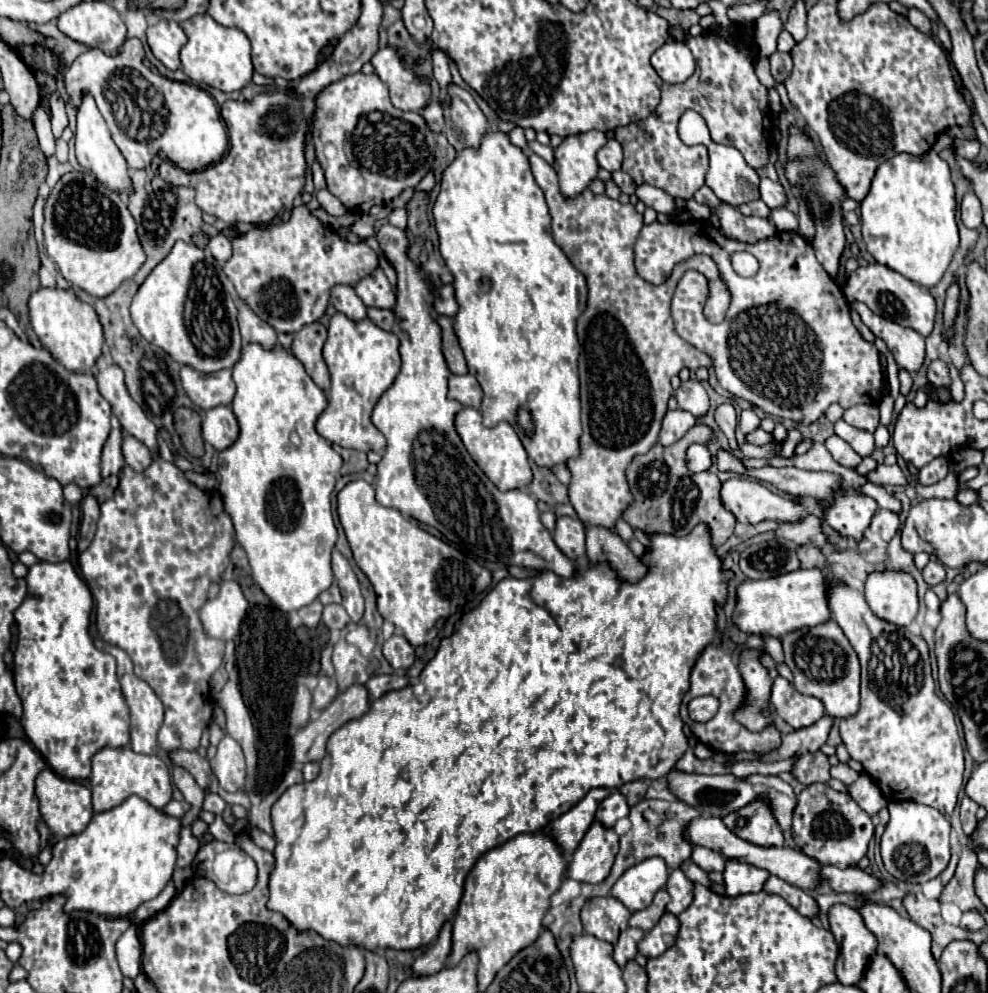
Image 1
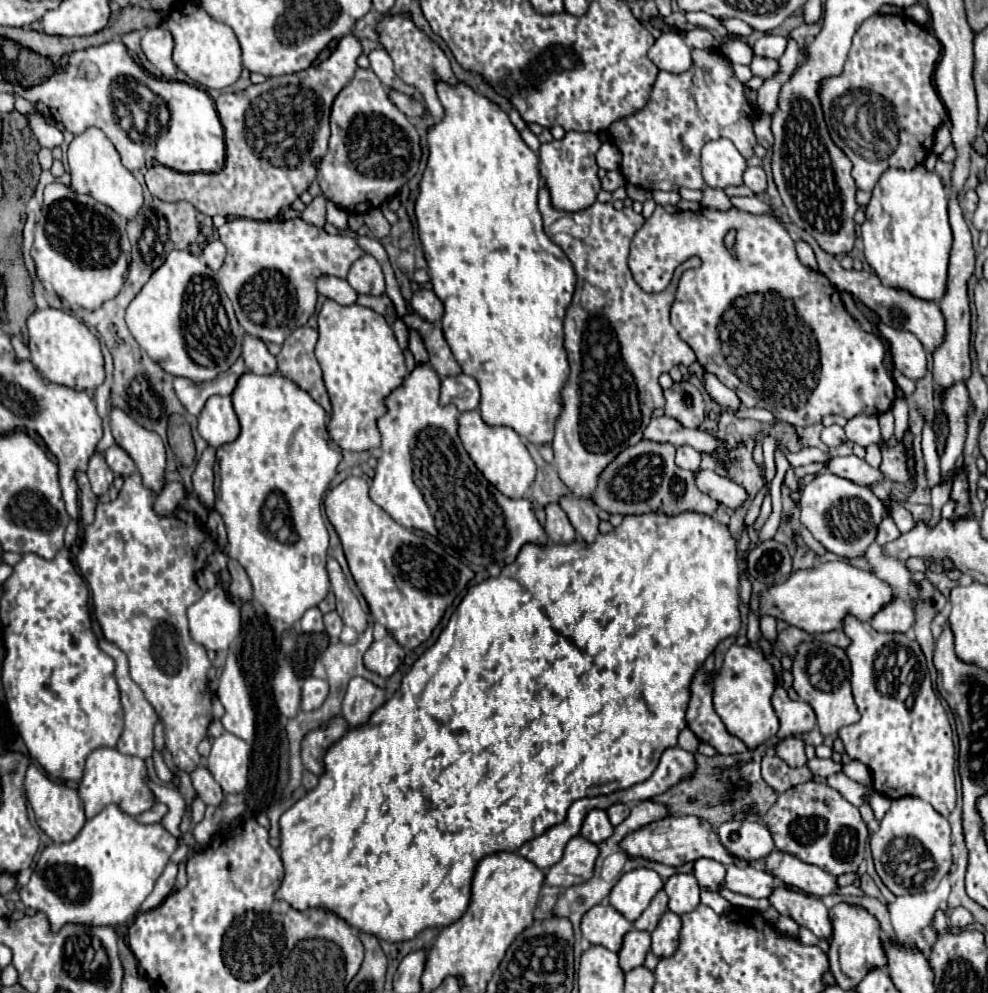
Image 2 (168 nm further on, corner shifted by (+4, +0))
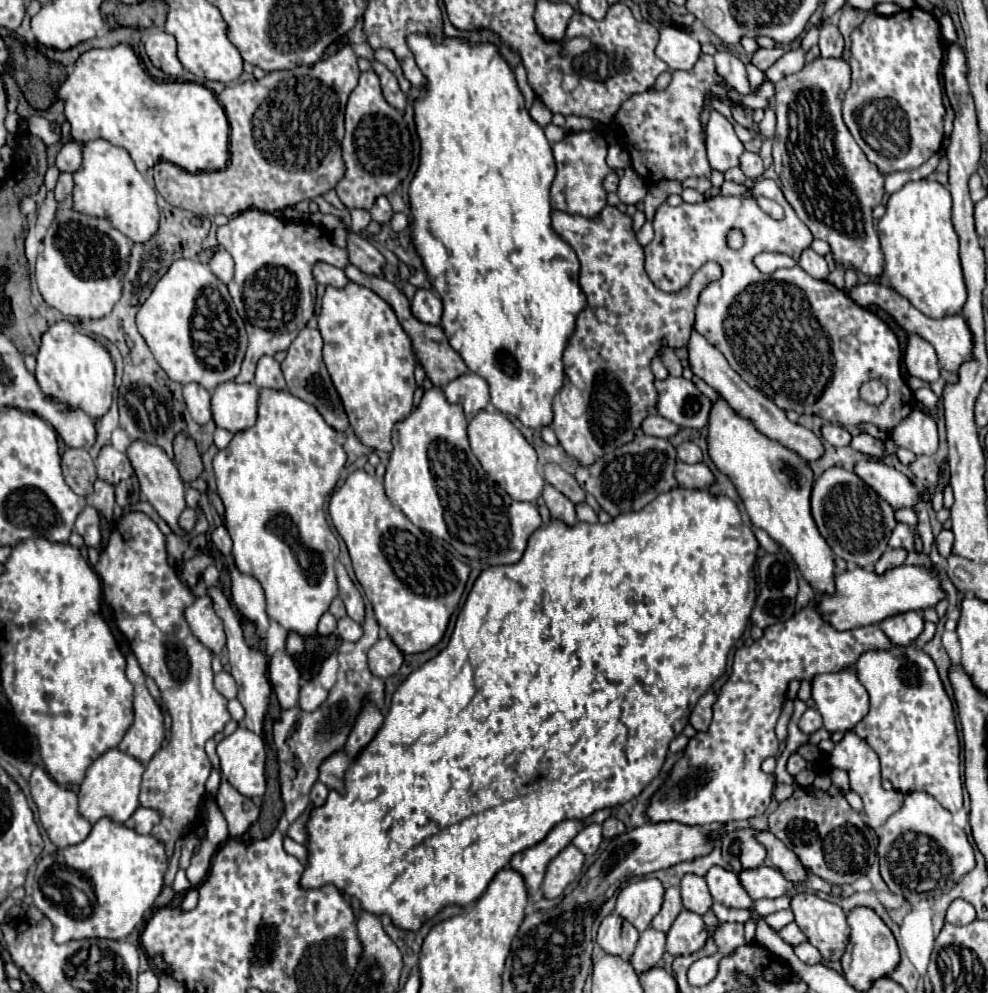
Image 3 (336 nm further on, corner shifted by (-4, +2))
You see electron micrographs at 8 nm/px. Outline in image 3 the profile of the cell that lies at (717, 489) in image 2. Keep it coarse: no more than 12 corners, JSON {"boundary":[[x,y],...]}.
{"boundary":[[677,462],[683,488],[707,488],[713,474],[703,462]]}

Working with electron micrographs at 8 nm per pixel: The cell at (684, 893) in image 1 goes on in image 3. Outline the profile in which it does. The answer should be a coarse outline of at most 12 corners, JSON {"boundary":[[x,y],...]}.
{"boundary":[[683,876],[681,898],[691,912],[705,914],[713,898],[705,878]]}

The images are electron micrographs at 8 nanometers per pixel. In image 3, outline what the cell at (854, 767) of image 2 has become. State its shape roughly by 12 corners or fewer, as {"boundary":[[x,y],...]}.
{"boundary":[[853,730],[821,762],[849,774],[877,830],[901,808],[903,794],[881,788],[875,750]]}

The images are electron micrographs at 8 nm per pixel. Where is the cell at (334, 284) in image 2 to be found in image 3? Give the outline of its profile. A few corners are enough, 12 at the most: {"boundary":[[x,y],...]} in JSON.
{"boundary":[[325,262],[313,266],[313,278],[323,286],[345,286],[341,268]]}

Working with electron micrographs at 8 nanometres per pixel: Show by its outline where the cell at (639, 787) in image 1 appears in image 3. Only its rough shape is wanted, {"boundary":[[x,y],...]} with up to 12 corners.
{"boundary":[[621,820],[603,822],[603,838],[609,840],[625,830]]}

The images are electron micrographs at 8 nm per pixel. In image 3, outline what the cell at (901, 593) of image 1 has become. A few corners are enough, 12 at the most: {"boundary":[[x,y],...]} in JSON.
{"boundary":[[917,612],[879,624],[897,646],[909,646],[923,632]]}

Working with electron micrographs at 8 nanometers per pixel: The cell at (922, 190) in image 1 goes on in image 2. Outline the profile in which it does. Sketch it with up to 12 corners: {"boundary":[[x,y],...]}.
{"boundary":[[887,168],[861,224],[885,286],[941,300],[951,226],[937,172]]}

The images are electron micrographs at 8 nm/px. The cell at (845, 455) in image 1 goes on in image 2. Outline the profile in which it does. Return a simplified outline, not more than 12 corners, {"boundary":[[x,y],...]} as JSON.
{"boundary":[[833,456],[829,470],[861,486],[881,482],[877,468],[857,456]]}

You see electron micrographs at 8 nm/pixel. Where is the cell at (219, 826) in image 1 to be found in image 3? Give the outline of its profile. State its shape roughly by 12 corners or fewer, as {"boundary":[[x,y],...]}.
{"boundary":[[179,869],[172,888],[176,893],[190,889],[192,885],[185,870]]}

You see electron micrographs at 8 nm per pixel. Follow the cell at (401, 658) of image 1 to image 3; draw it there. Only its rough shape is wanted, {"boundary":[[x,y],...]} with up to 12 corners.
{"boundary":[[379,640],[369,650],[373,676],[389,678],[401,668],[403,654]]}

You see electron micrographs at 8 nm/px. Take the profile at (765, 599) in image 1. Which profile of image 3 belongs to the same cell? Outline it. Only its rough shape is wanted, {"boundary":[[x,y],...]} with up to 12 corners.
{"boundary":[[935,564],[837,574],[821,616],[837,630],[947,598]]}

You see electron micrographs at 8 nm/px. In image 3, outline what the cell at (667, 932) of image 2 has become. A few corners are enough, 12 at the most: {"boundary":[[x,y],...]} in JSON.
{"boundary":[[683,910],[667,932],[667,952],[689,956],[707,942],[707,926]]}

